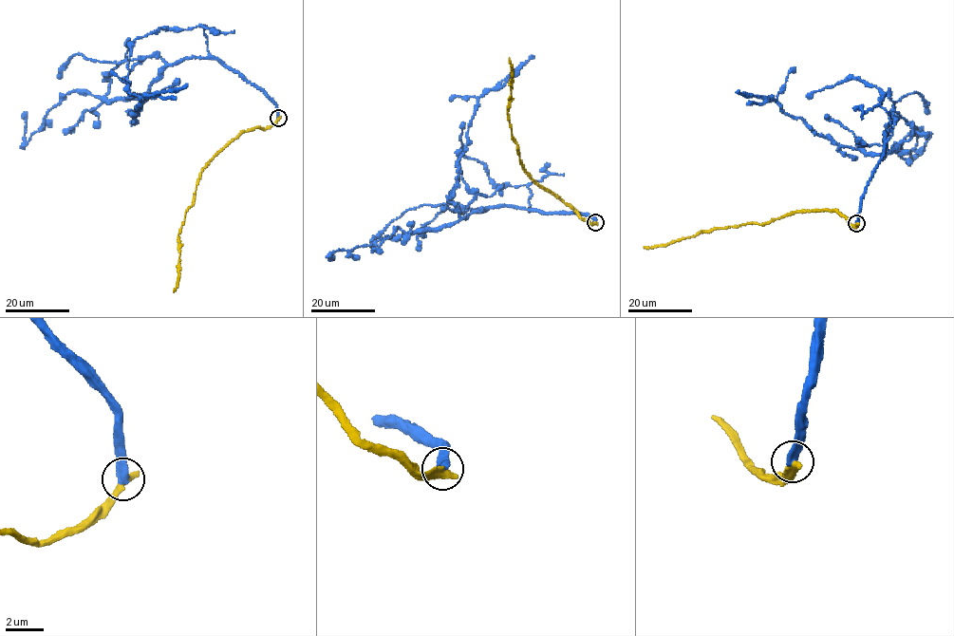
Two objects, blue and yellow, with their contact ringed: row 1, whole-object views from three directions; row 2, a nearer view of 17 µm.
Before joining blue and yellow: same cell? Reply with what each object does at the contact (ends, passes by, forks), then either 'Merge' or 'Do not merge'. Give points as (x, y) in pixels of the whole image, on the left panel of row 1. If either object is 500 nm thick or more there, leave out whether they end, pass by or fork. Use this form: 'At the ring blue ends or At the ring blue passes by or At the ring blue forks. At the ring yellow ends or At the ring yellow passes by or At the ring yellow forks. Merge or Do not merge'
At the ring blue ends. At the ring yellow ends. Do not merge

